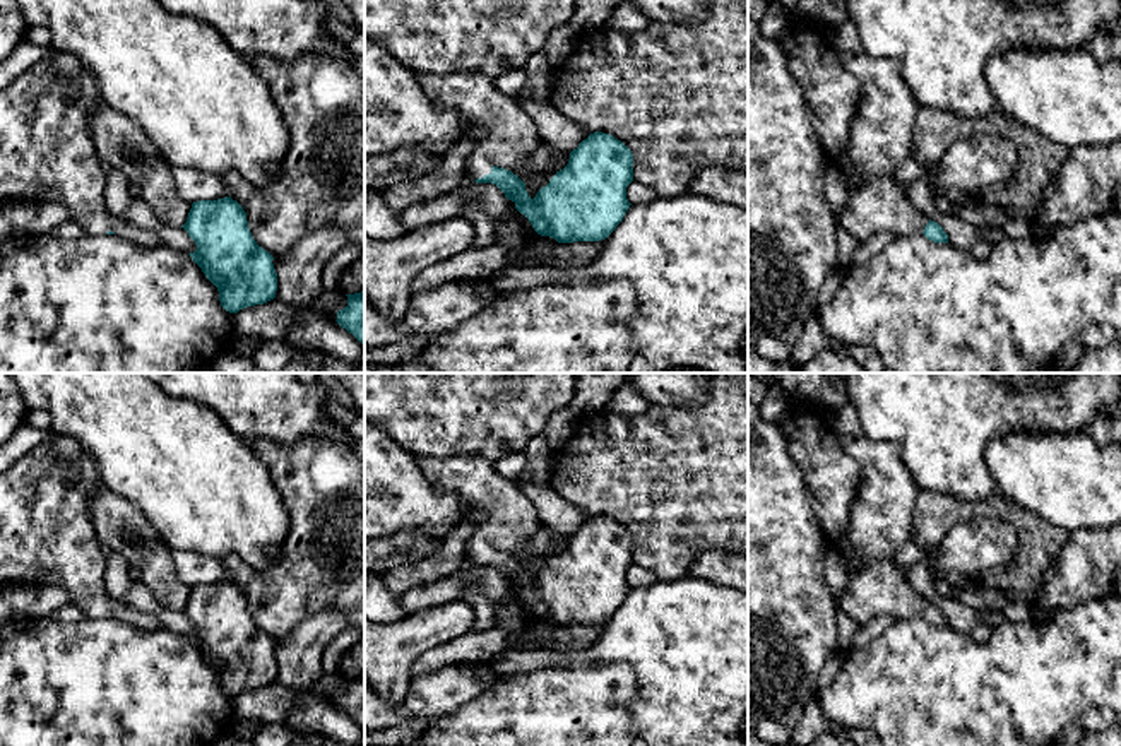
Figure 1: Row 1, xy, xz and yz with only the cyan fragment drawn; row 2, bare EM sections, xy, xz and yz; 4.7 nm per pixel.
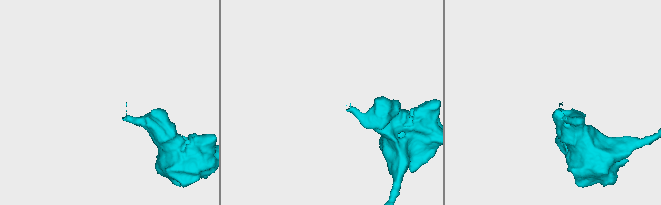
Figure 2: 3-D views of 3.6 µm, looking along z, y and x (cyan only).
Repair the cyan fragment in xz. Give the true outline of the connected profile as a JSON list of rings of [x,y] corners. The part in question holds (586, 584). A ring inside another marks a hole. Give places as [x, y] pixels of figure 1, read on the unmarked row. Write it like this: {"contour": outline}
{"contour": [[[416,455],[414,460],[433,488],[459,496],[466,512],[464,522],[476,513],[486,513],[472,525],[466,558],[476,566],[496,568],[529,602],[537,618],[555,621],[558,626],[601,625],[623,604],[632,589],[626,570],[633,565],[633,537],[621,524],[602,515],[590,517],[570,536],[568,548],[531,582],[525,570],[537,570],[544,556],[527,554],[525,546],[544,525],[517,481],[503,477],[489,460],[477,455]]]}

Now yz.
{"contour": [[[840,436],[840,445],[861,469],[861,488],[857,491],[849,529],[840,548],[859,561],[859,568],[847,573],[847,590],[835,597],[839,611],[851,616],[857,625],[888,614],[895,621],[922,616],[934,626],[948,626],[943,611],[917,594],[909,580],[907,570],[895,563],[895,553],[910,541],[916,500],[921,493],[912,474],[902,460],[902,445],[893,440],[875,440],[869,436]]]}

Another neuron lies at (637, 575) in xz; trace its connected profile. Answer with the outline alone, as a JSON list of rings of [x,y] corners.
[[[633,563],[626,570],[626,582],[632,589],[647,587],[647,585],[652,585],[654,582],[657,582],[657,577],[650,570]]]

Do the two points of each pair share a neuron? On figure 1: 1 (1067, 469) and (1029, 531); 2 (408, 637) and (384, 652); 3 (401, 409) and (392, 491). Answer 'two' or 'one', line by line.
1: two
2: one
3: two

